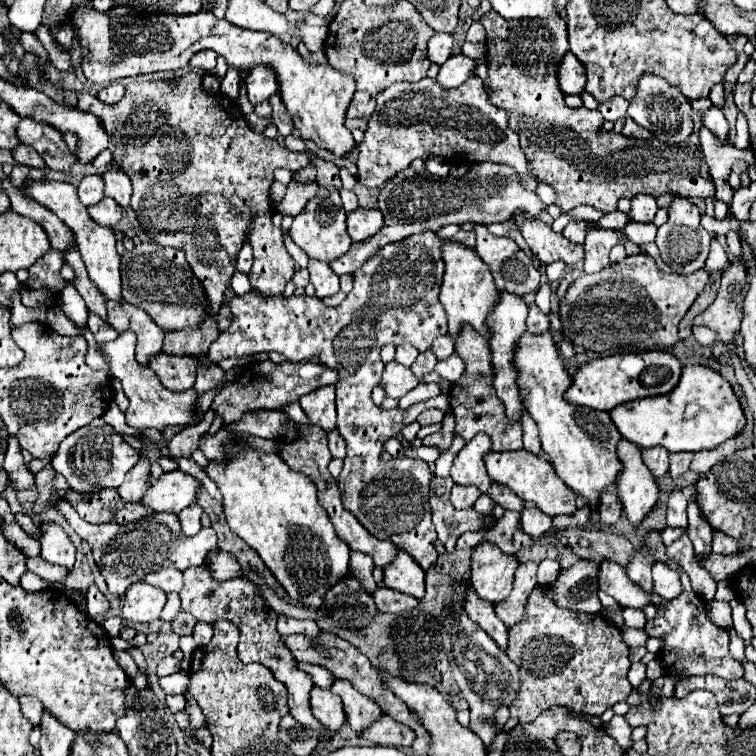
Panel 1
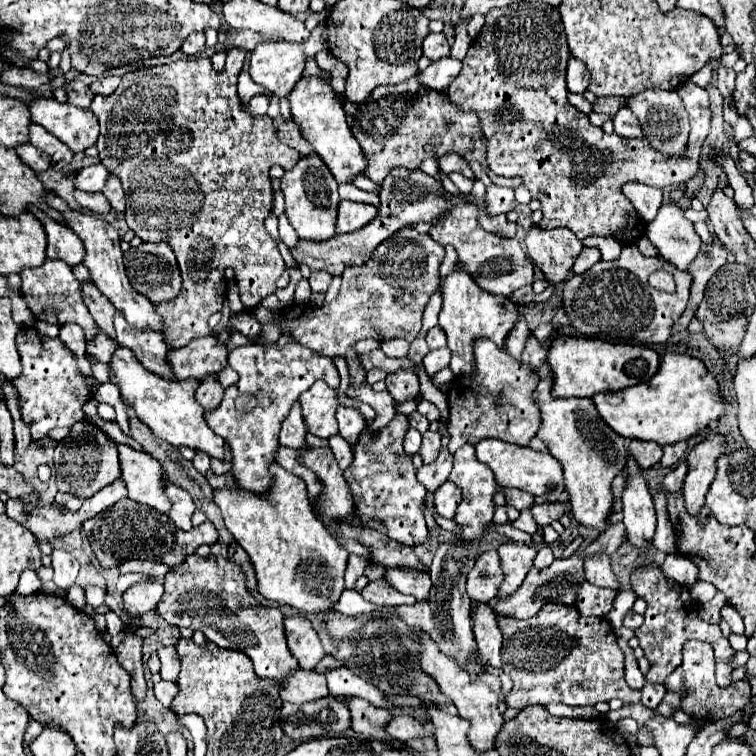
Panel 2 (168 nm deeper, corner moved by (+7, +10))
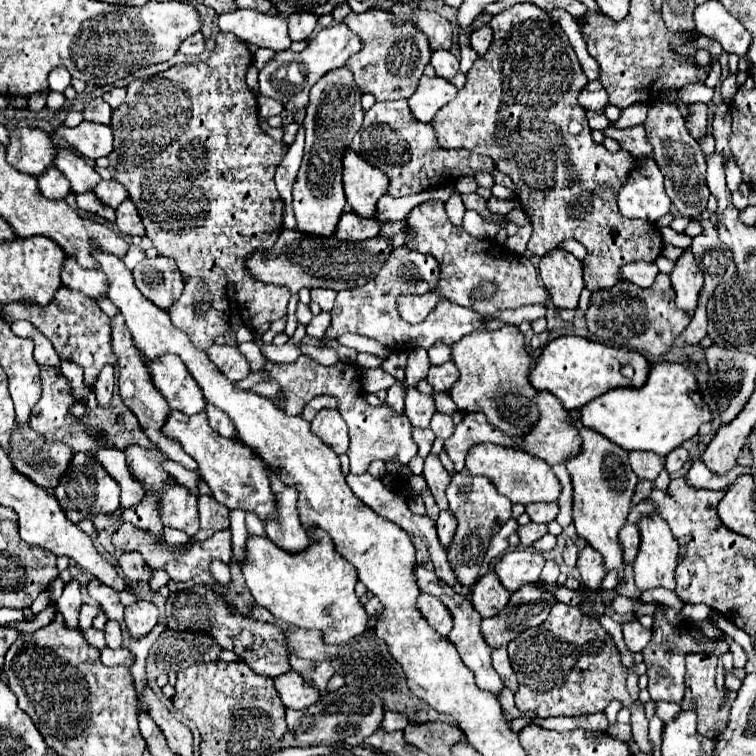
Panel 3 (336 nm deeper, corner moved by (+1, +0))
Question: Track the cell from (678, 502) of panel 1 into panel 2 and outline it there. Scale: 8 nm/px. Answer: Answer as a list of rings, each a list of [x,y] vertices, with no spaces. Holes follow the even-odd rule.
[[[681,461],[681,463],[671,471],[671,473],[665,475],[663,483],[667,485],[667,489],[669,489],[671,493],[681,491],[681,487],[683,487],[683,479],[685,479],[687,471],[689,471],[689,463],[687,463],[687,461]]]

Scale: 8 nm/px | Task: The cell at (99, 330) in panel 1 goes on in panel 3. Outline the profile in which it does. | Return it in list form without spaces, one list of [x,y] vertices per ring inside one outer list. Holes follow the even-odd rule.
[[[105,365],[97,377],[95,383],[95,395],[101,407],[109,407],[111,401],[111,393],[113,393],[113,385],[115,385],[115,377],[113,377],[113,367]]]

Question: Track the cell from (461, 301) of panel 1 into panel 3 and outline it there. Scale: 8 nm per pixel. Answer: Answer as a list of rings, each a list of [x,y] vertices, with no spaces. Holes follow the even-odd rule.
[[[481,327],[451,345],[451,359],[459,369],[459,379],[451,387],[451,399],[465,411],[483,411],[491,425],[509,435],[527,433],[537,419],[537,407],[531,403],[535,387],[529,381],[533,367],[519,327]]]

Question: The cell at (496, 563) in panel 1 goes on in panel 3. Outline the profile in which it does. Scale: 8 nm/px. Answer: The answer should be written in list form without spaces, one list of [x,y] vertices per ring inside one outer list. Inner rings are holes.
[[[489,571],[487,575],[483,575],[471,591],[471,603],[481,617],[497,615],[507,605],[509,597],[511,593],[505,591],[495,571]]]

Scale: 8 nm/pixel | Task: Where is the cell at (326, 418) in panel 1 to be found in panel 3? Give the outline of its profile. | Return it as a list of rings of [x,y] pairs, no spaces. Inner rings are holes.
[[[321,409],[315,419],[311,421],[311,431],[323,439],[337,455],[345,453],[349,447],[349,437],[347,437],[347,425],[341,419],[337,409]]]

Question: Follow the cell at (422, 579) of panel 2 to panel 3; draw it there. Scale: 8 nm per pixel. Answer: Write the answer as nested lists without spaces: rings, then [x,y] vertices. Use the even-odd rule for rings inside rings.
[[[421,593],[417,597],[417,609],[427,619],[427,623],[437,629],[437,633],[441,633],[443,637],[449,635],[449,631],[453,627],[453,619],[451,619],[451,613],[447,611],[447,607],[437,597],[433,597],[429,593]]]

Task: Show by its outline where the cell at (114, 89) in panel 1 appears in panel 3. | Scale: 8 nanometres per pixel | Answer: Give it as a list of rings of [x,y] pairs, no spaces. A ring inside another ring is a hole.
[[[114,87],[109,93],[105,93],[103,95],[103,99],[113,107],[113,109],[117,109],[121,103],[123,103],[123,99],[126,97],[126,88],[124,87]]]

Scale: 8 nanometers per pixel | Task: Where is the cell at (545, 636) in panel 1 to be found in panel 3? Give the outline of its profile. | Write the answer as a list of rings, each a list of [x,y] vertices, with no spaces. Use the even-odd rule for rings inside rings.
[[[557,603],[551,607],[549,619],[539,627],[523,631],[509,645],[509,661],[517,675],[519,689],[515,693],[515,705],[519,711],[537,711],[539,717],[579,717],[591,713],[603,713],[611,701],[621,701],[631,709],[633,739],[641,751],[649,751],[647,723],[643,703],[633,701],[627,693],[625,679],[627,669],[621,663],[619,651],[611,635],[589,619],[577,607]]]

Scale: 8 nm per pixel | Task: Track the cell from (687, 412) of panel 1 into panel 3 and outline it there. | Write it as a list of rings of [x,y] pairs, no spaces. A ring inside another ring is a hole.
[[[657,363],[641,389],[613,389],[581,407],[583,425],[605,435],[625,451],[653,451],[667,455],[697,435],[703,423],[713,419],[701,397],[695,375],[679,363]]]

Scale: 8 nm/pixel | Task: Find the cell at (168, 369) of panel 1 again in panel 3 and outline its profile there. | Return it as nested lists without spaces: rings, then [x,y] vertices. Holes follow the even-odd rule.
[[[213,345],[207,349],[207,355],[229,381],[241,381],[249,375],[249,363],[237,347]]]

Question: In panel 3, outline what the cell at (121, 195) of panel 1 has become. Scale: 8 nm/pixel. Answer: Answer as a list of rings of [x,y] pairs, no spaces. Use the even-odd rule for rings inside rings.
[[[125,199],[125,203],[121,203],[121,207],[117,207],[117,221],[115,225],[119,227],[119,231],[123,235],[139,235],[143,237],[145,235],[145,229],[143,229],[143,223],[139,219],[139,213],[135,209],[135,205],[131,203],[131,199]]]

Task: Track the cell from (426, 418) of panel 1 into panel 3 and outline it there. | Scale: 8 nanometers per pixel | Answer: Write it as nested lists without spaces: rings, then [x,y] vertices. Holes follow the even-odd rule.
[[[435,413],[433,419],[431,419],[431,429],[437,437],[441,439],[447,439],[451,433],[453,433],[453,419],[449,415],[443,415],[443,413]]]

